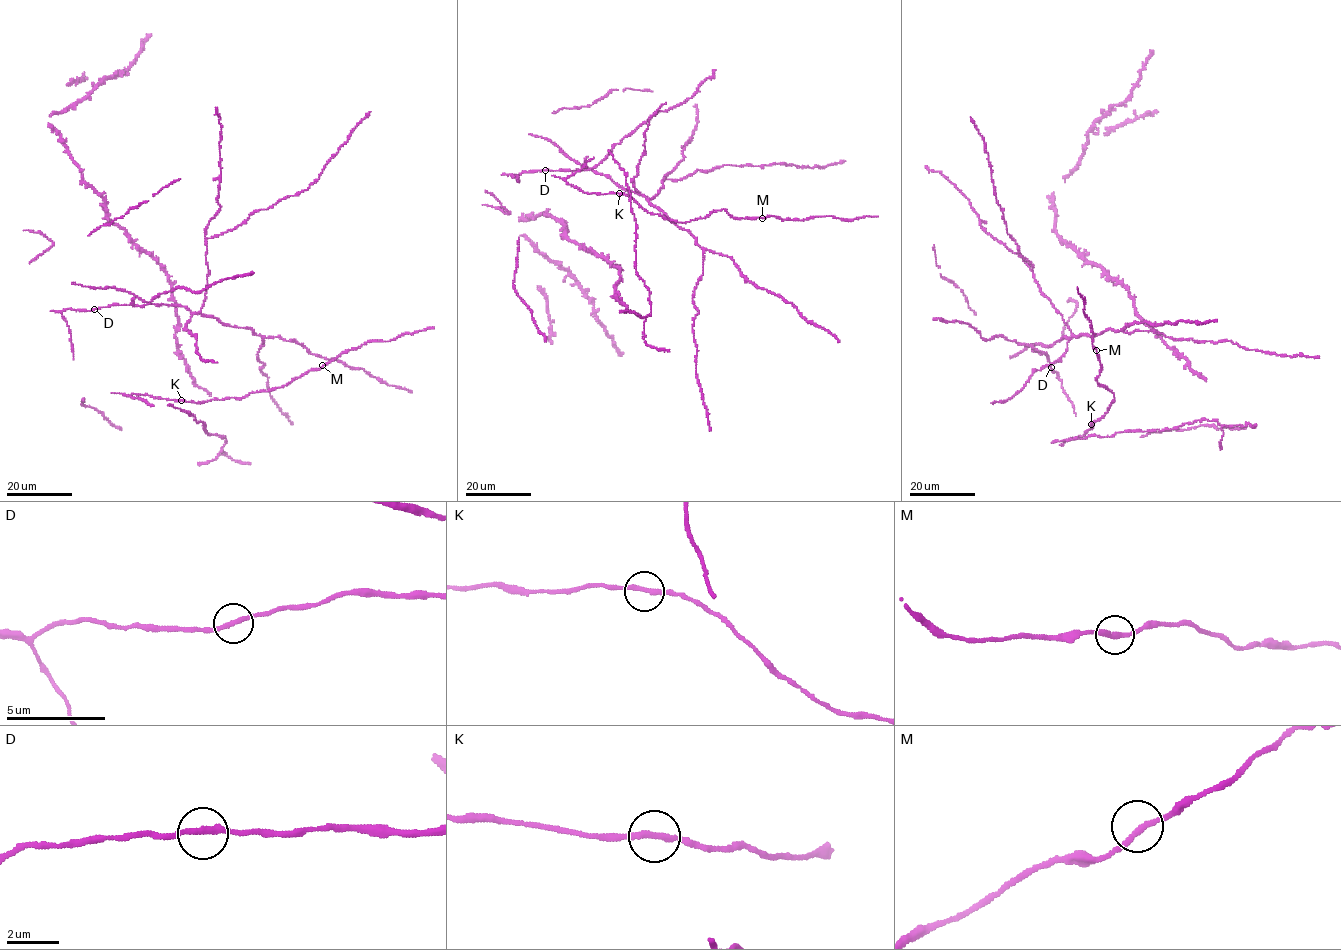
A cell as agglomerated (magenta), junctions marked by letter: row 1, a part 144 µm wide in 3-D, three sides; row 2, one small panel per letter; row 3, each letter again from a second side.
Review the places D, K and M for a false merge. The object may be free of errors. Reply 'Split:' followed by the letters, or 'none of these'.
Split: none of these

